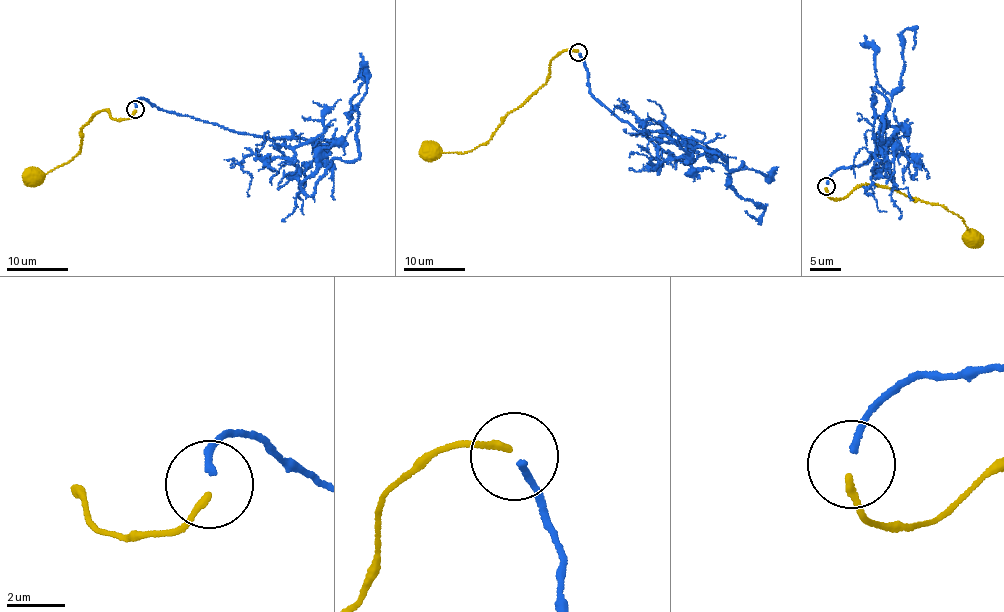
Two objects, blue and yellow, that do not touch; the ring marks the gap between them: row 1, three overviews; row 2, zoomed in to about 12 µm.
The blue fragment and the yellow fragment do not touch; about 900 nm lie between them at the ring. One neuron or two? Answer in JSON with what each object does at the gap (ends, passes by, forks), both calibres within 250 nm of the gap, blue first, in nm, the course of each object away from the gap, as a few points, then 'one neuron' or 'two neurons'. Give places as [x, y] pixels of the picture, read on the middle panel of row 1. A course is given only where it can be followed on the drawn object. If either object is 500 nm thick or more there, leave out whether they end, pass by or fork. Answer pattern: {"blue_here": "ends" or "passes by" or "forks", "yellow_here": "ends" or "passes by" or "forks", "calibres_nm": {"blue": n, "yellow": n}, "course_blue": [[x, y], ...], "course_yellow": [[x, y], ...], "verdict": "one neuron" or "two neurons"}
{"blue_here": "ends", "yellow_here": "ends", "calibres_nm": {"blue": 240, "yellow": 240}, "course_blue": [[579, 53], [589, 93], [658, 146], [744, 164], [730, 185], [765, 209], [745, 211]], "course_yellow": [[577, 52], [558, 52], [552, 58], [545, 84], [511, 112], [488, 140], [462, 153], [420, 150]], "verdict": "one neuron"}

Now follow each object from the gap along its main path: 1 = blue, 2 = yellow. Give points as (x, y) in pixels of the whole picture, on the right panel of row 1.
1: (827, 184), (897, 128), (883, 145), (893, 186), (875, 86), (899, 86), (906, 28), (913, 49)
2: (827, 188), (834, 200), (866, 183), (941, 205), (963, 220), (976, 245)

